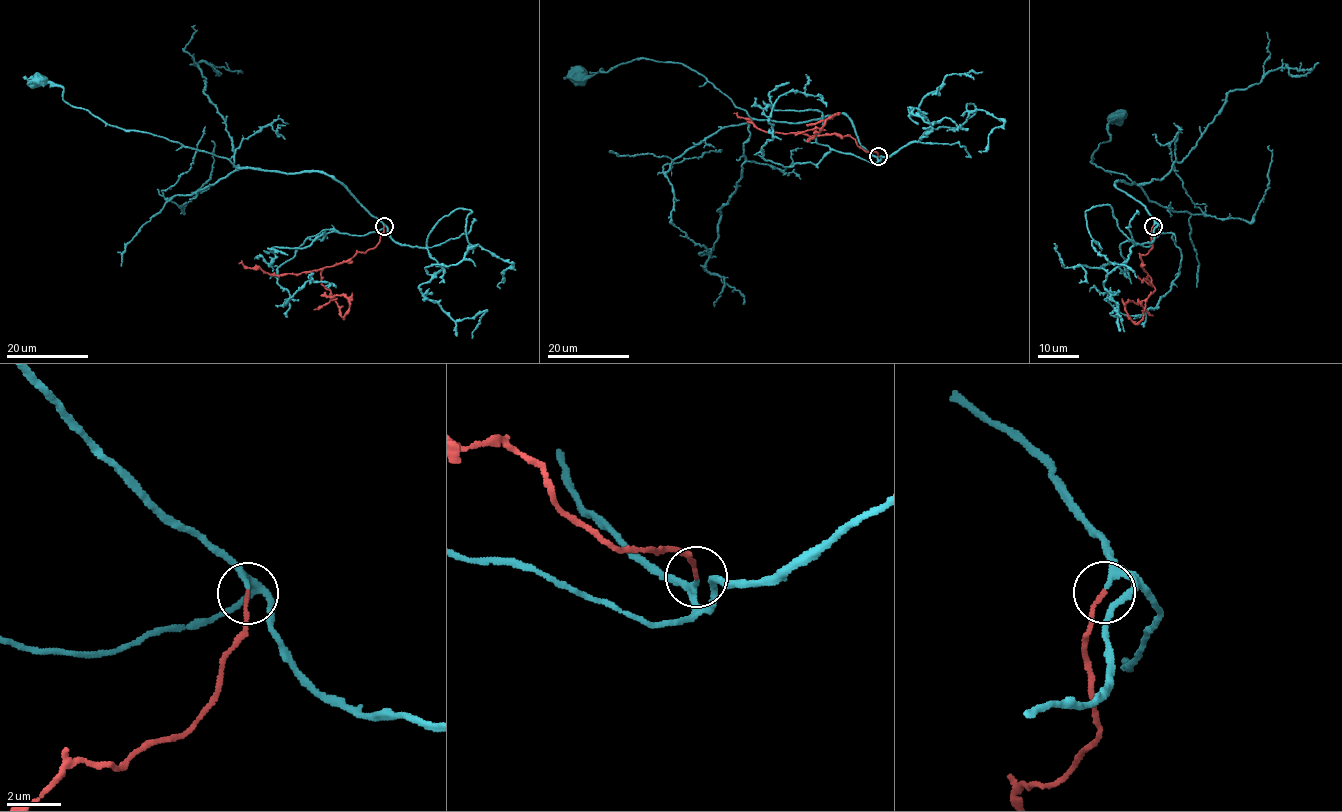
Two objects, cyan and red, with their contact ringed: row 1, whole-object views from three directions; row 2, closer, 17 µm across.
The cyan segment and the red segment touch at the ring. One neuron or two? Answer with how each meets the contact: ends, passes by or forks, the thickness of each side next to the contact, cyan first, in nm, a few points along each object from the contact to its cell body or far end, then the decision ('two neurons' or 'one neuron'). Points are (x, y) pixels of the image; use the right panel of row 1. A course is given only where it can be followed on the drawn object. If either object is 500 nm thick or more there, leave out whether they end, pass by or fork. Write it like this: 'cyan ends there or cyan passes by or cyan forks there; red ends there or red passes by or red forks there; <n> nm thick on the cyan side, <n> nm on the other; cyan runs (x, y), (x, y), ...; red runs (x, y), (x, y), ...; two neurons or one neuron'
cyan passes by; red ends there; 160 nm thick on the cyan side, 140 nm on the other; cyan runs (1153, 225), (1143, 206), (1114, 184), (1135, 183), (1090, 161), (1099, 144), (1110, 140), (1108, 125), (1117, 117); red runs (1153, 226), (1152, 247), (1140, 256), (1154, 288), (1136, 323), (1125, 306), (1140, 302); one neuron

